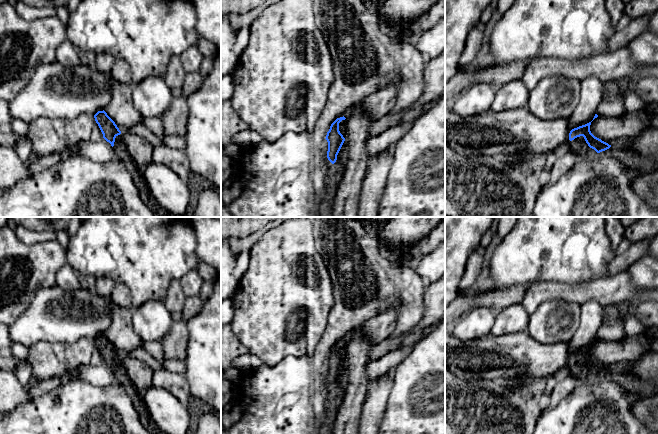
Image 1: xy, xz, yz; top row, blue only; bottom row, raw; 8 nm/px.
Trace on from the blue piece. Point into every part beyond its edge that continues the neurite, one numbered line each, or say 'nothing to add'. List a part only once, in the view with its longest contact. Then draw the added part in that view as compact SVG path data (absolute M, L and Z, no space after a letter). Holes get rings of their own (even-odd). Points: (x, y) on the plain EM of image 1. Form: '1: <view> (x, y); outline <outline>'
1: yz (578, 369); outline M583 360L570 365L569 369L571 375L581 378L586 384L592 384L597 378L594 373L588 370Z

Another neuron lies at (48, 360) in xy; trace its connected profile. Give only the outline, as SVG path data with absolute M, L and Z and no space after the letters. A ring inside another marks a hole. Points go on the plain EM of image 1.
M81 338L74 343L40 341L27 348L31 376L45 380L64 377L80 365L90 365L96 345L90 338Z

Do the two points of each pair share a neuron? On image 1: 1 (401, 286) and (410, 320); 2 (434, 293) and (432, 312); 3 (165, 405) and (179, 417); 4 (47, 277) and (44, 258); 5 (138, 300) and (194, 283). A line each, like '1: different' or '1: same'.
1: same
2: same
3: same
4: same
5: different

